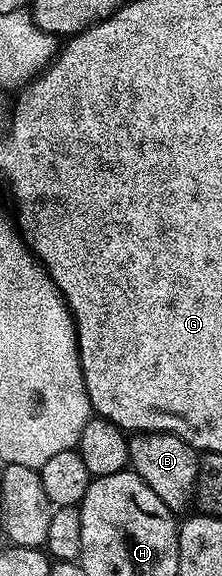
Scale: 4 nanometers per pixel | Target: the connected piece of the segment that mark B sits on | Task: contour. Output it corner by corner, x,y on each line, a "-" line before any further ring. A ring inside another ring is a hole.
135,431
128,436
129,465
142,481
145,481
169,507
172,513
179,515
188,504
192,504
195,496
195,484
197,483
197,471
199,470
200,454
185,439
181,439
175,433
161,433
158,431

